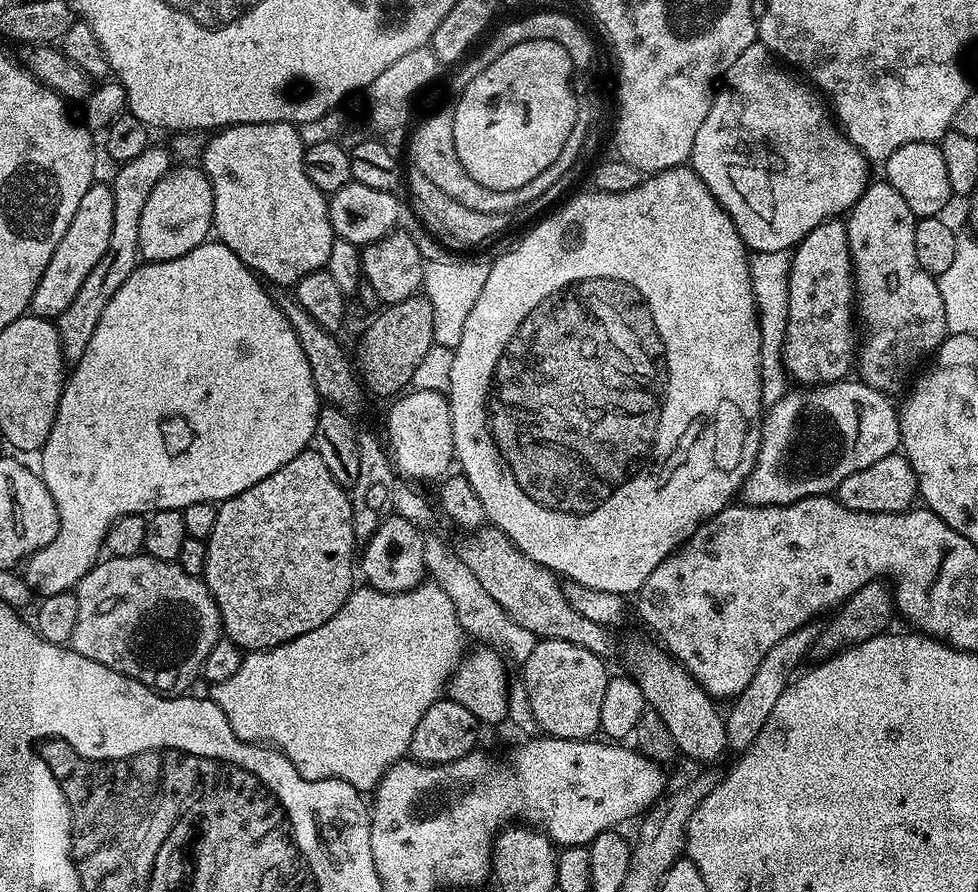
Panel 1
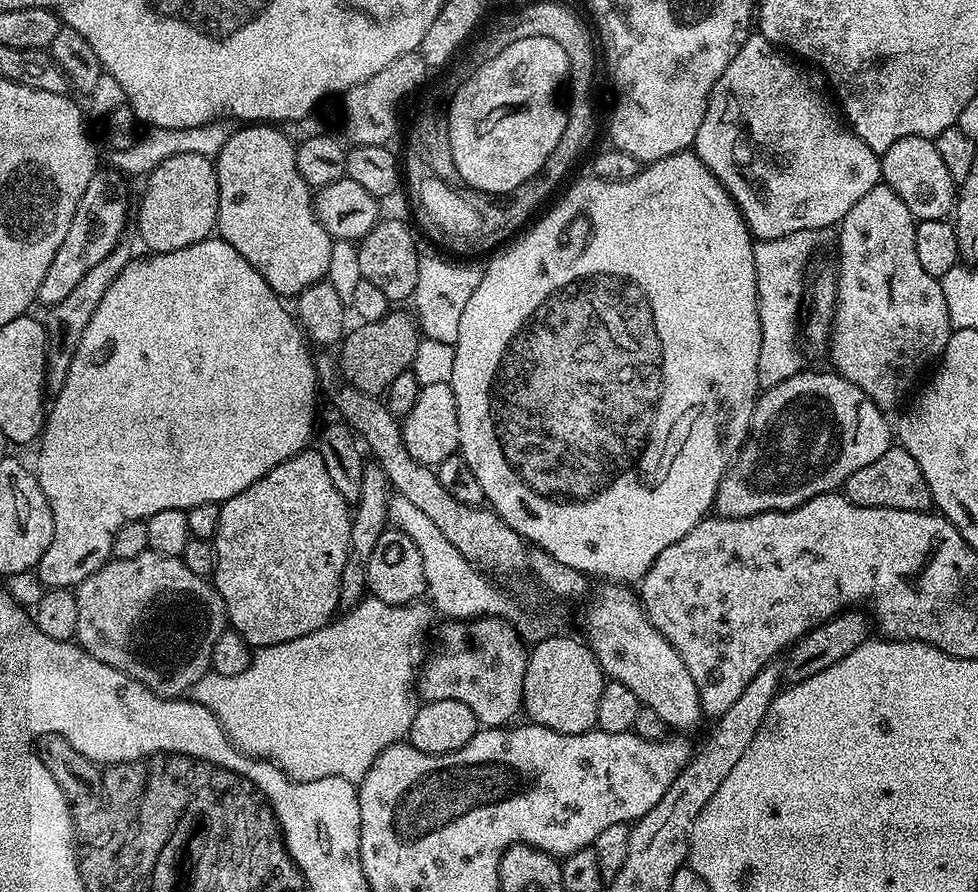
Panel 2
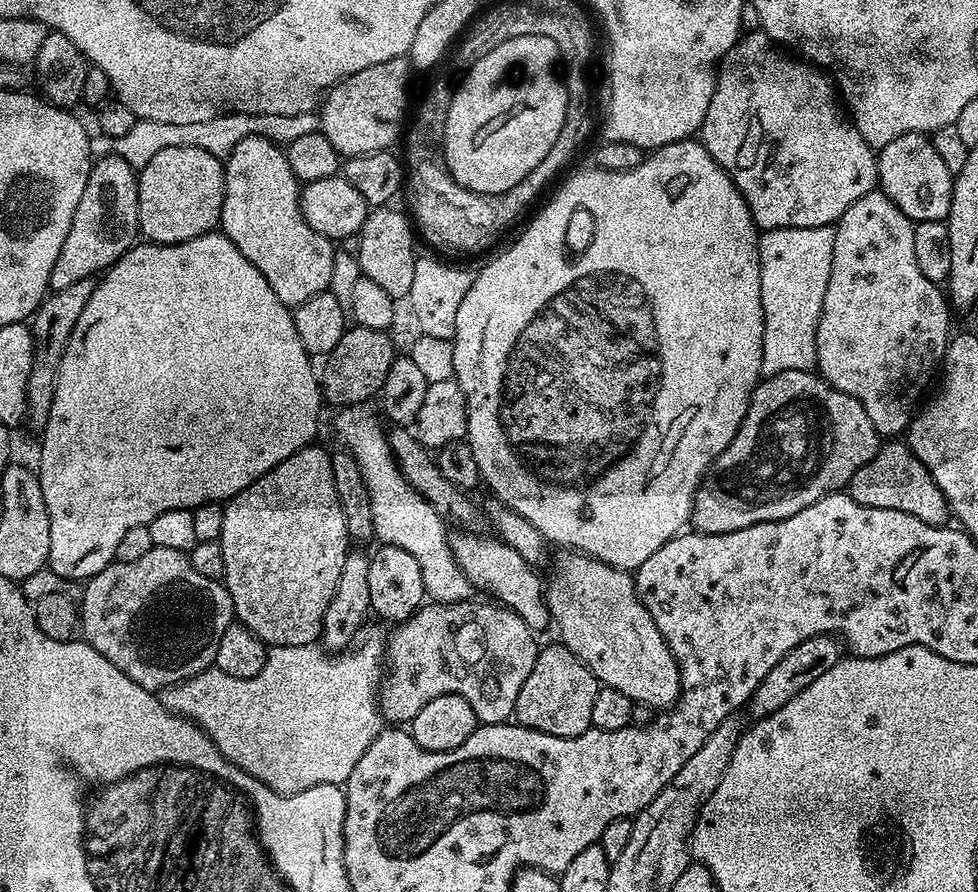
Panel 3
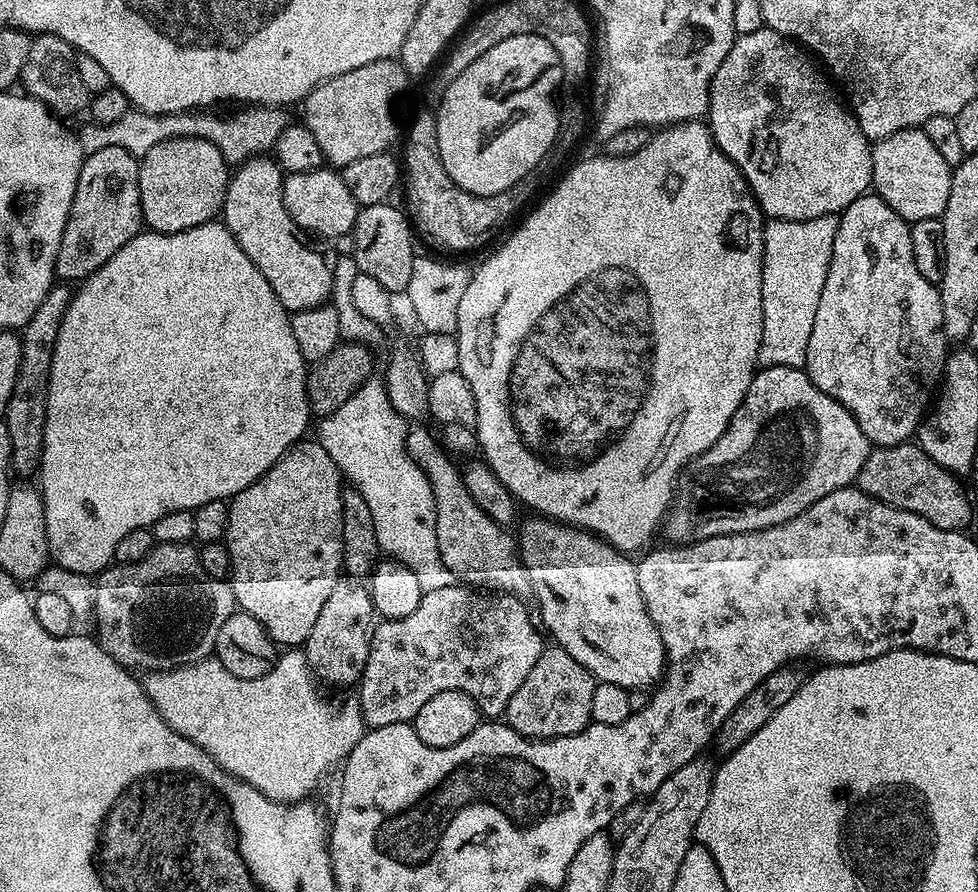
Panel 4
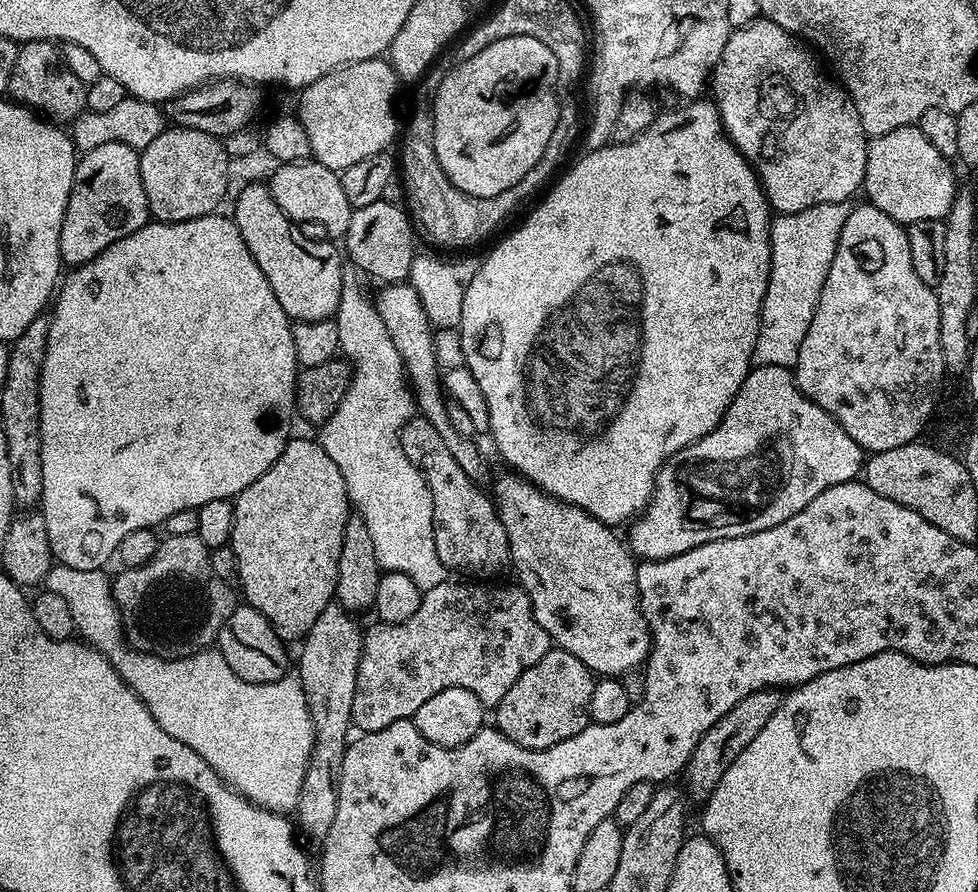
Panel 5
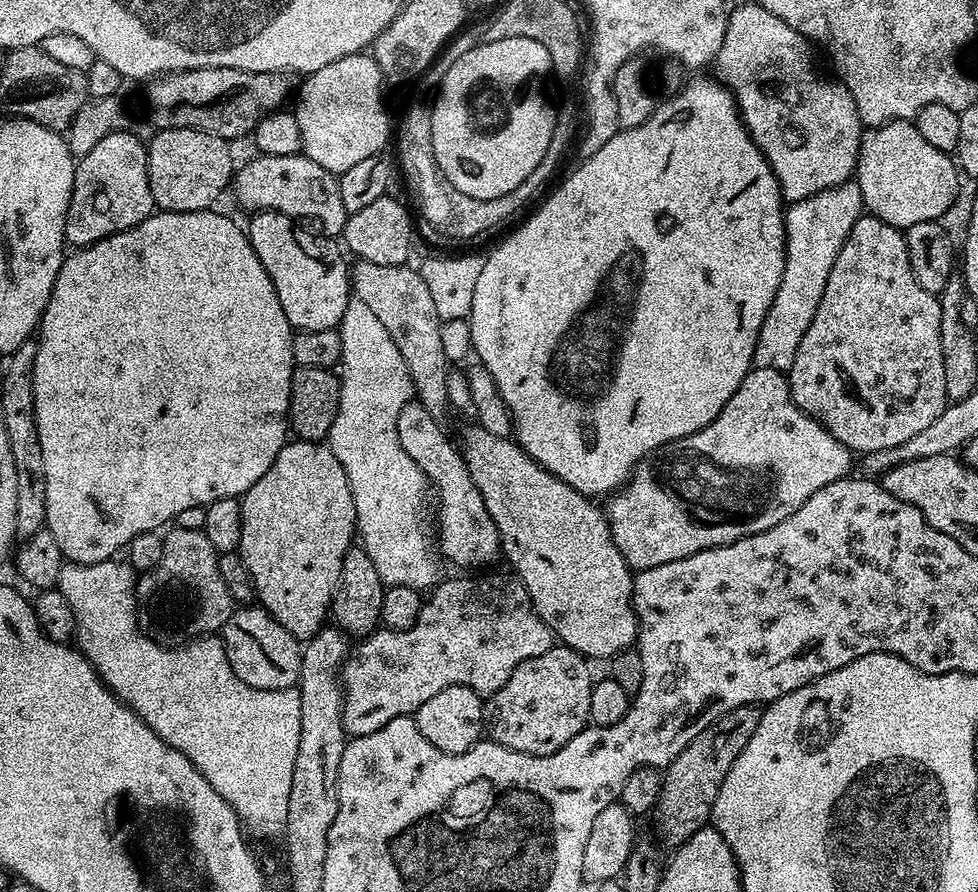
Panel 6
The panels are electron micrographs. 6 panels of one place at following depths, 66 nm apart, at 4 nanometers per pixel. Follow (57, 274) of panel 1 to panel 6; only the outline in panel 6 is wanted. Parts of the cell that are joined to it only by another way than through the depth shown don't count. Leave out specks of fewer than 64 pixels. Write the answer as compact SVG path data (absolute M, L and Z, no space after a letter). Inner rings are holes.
M113 130L106 134L106 138L102 138L102 142L98 142L98 146L94 146L94 150L90 150L90 154L79 157L70 194L64 239L69 245L84 248L116 232L138 226L138 222L152 215L155 208L156 203L150 194L148 181L148 150L145 141L140 141L132 130Z

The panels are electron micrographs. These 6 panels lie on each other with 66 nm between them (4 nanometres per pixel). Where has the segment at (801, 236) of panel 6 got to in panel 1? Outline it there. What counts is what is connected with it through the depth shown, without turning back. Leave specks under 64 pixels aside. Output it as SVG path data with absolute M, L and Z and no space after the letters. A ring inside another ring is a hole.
M752 252L748 258L752 293L756 299L756 310L760 318L760 398L771 406L790 391L790 377L784 368L784 339L788 317L788 271L792 265L788 252Z

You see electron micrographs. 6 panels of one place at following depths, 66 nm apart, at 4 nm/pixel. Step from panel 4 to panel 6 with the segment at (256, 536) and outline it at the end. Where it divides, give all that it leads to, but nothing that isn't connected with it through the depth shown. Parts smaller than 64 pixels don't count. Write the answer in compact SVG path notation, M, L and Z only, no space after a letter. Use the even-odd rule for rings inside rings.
M293 439L285 443L270 470L266 470L266 474L262 474L262 478L258 478L258 482L254 482L254 486L244 493L240 509L242 538L238 555L248 571L259 607L267 610L291 636L307 642L314 633L325 627L329 619L332 596L342 574L342 562L357 535L354 498L342 462L334 458L327 443Z

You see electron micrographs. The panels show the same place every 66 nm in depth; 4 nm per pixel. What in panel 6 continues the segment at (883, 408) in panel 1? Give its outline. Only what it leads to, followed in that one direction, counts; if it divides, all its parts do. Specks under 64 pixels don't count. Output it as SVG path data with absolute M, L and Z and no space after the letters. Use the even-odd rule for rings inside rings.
M753 367L746 374L746 378L742 378L742 386L738 386L738 390L734 390L730 402L726 402L726 406L722 406L718 418L714 418L714 422L710 422L710 426L706 426L686 438L672 440L662 448L657 448L651 456L641 460L633 468L627 484L607 501L607 503L609 502L608 508L606 507L608 525L622 558L626 558L628 567L636 572L641 572L647 568L662 566L666 562L678 562L678 558L690 558L690 554L698 554L707 548L733 544L736 540L778 526L778 522L782 522L782 518L790 518L790 514L794 514L794 510L798 510L798 506L802 506L802 502L806 502L806 498L810 498L810 494L818 494L818 490L822 490L822 486L845 479L851 473L848 471L852 468L852 460L854 460L854 453L851 450L842 442L838 442L838 438L831 436L813 416L803 412L793 402L785 373L769 368Z

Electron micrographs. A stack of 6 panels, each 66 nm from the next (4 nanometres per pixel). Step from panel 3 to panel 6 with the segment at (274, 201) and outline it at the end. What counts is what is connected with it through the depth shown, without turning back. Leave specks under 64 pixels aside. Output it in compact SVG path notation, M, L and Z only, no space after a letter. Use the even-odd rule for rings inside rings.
M260 210L253 216L256 217L246 224L248 241L254 246L254 254L258 254L262 266L266 266L266 274L270 274L270 282L274 282L278 302L282 302L282 310L293 329L301 332L339 329L342 314L346 314L346 306L350 299L350 264L349 261L344 261L345 253L341 245L327 235L315 236L314 233L299 228L304 226L281 212Z

